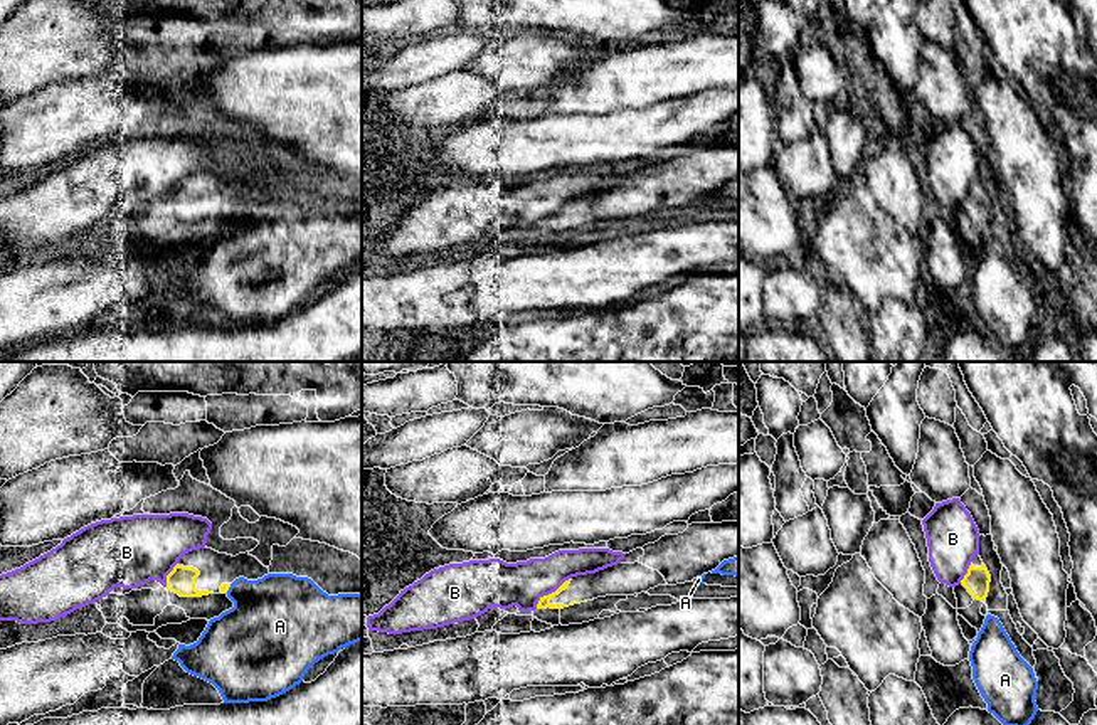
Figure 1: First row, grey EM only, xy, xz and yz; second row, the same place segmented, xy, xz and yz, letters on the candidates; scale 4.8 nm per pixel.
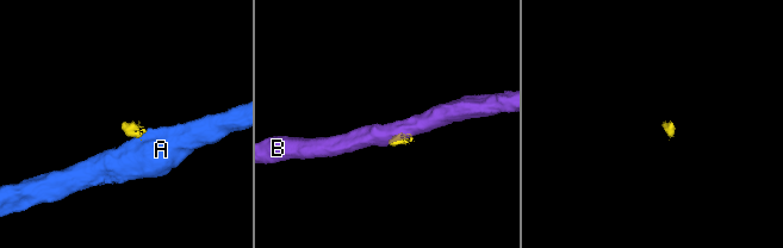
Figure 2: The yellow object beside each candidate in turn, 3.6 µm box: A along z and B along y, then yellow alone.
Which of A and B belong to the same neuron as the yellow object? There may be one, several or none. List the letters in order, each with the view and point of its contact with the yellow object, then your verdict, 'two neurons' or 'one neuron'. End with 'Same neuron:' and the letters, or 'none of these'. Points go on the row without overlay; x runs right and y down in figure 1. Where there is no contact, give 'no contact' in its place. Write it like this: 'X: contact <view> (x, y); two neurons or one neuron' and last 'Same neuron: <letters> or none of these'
A: contact xy (229, 209); two neurons
B: contact xz (552, 216); two neurons
Same neuron: none of these

